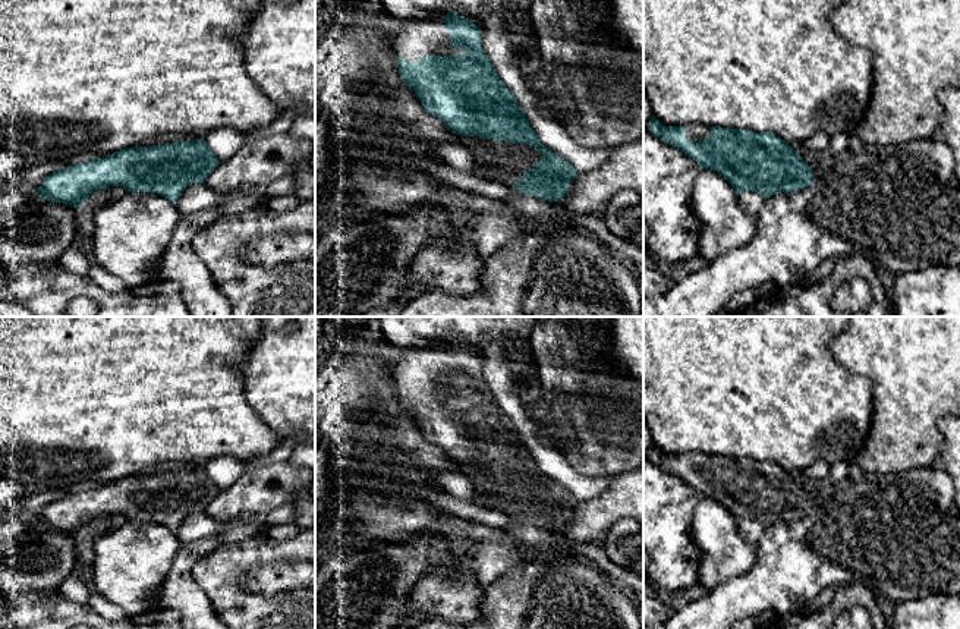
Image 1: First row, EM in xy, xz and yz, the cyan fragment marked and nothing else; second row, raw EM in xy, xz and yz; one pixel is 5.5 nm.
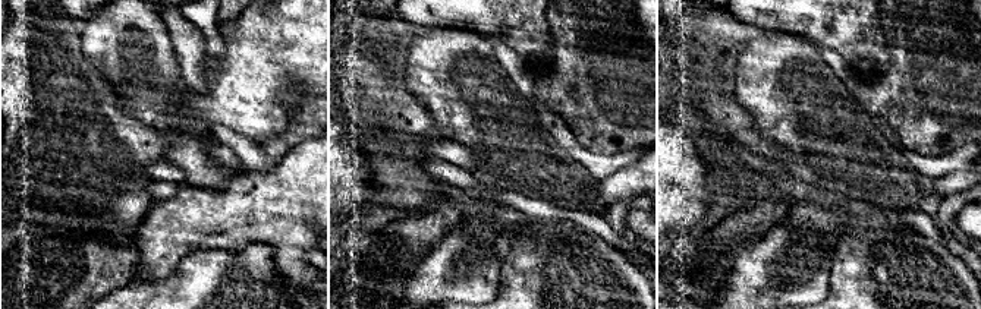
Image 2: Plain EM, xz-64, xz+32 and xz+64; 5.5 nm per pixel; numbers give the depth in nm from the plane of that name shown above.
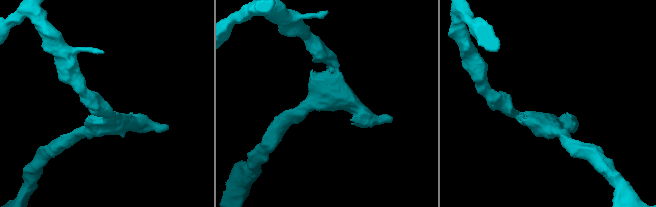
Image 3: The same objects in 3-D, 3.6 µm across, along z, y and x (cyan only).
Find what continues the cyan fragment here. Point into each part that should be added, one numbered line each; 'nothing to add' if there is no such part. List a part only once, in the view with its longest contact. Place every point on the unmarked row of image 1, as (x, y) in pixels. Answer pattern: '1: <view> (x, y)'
1: xz (418, 365)
2: xz (501, 490)

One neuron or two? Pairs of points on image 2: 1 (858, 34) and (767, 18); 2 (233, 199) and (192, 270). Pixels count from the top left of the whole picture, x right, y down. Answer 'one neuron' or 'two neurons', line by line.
1: one neuron
2: two neurons

